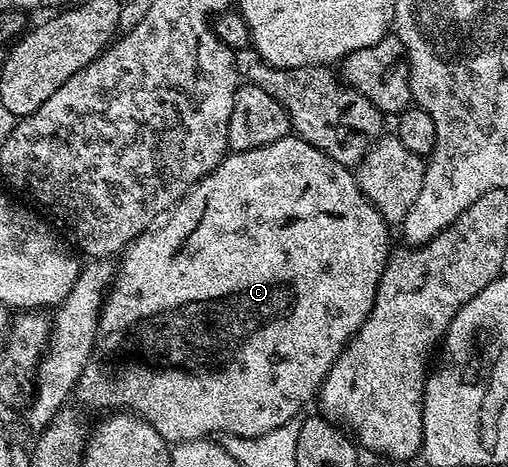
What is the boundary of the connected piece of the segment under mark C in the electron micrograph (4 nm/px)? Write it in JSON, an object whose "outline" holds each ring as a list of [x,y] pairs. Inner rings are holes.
{"outline":[[[286,134],[269,145],[235,150],[224,156],[221,163],[175,205],[158,228],[159,233],[156,236],[144,234],[127,245],[121,256],[121,272],[115,276],[111,293],[108,296],[106,293],[102,301],[95,344],[91,347],[91,357],[87,359],[87,367],[83,369],[81,377],[82,387],[87,387],[88,398],[107,399],[111,404],[120,404],[123,407],[120,409],[134,414],[155,431],[160,441],[167,443],[168,440],[168,445],[171,446],[190,440],[219,438],[215,436],[241,436],[245,441],[251,442],[257,436],[268,434],[287,421],[294,421],[304,407],[299,400],[295,400],[295,392],[303,392],[303,388],[291,388],[291,384],[275,384],[275,380],[318,380],[323,383],[319,372],[315,372],[315,376],[311,376],[311,372],[307,372],[307,376],[299,376],[299,364],[295,364],[295,360],[303,360],[303,356],[295,356],[295,352],[303,348],[303,332],[307,332],[307,324],[315,324],[315,320],[323,324],[323,312],[331,316],[331,304],[343,304],[343,312],[351,312],[351,324],[347,324],[347,328],[358,332],[375,305],[379,275],[383,273],[383,267],[389,259],[389,225],[378,210],[363,197],[359,181],[353,175],[352,169],[333,162],[333,158],[321,154],[321,150],[300,140],[298,136]]]}

